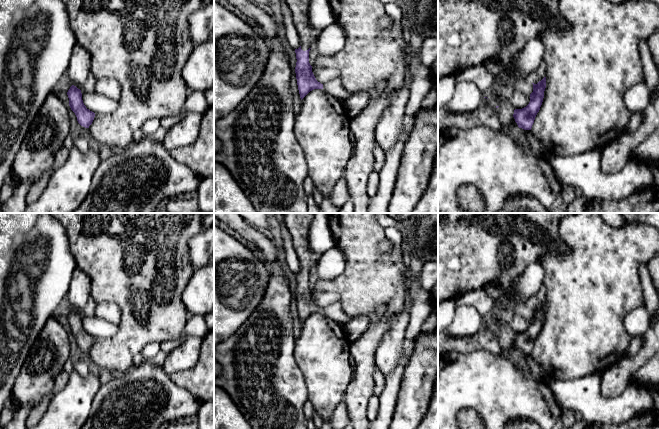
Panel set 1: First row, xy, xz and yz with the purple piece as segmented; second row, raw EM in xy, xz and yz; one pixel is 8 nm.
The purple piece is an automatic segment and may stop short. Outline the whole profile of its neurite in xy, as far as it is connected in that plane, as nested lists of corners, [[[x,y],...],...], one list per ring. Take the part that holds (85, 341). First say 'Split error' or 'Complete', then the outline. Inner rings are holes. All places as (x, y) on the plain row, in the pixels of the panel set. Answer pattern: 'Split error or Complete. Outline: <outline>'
Complete. Outline: [[[72,309],[67,319],[69,322],[69,330],[75,337],[78,347],[85,352],[89,352],[94,344],[95,337],[87,333],[84,329],[81,314]]]

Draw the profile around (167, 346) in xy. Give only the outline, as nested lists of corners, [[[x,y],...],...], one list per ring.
[[[183,334],[180,338],[176,340],[168,340],[160,343],[160,348],[166,354],[169,354],[173,351],[177,346],[179,346],[185,339],[185,334]]]

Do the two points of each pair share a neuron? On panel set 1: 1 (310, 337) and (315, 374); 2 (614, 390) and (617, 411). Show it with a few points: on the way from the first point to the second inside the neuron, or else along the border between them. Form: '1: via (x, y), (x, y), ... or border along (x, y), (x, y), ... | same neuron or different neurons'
1: via (315, 346), (315, 365) | same neuron
2: border along (602, 377), (601, 393), (605, 397), (622, 394) | different neurons

